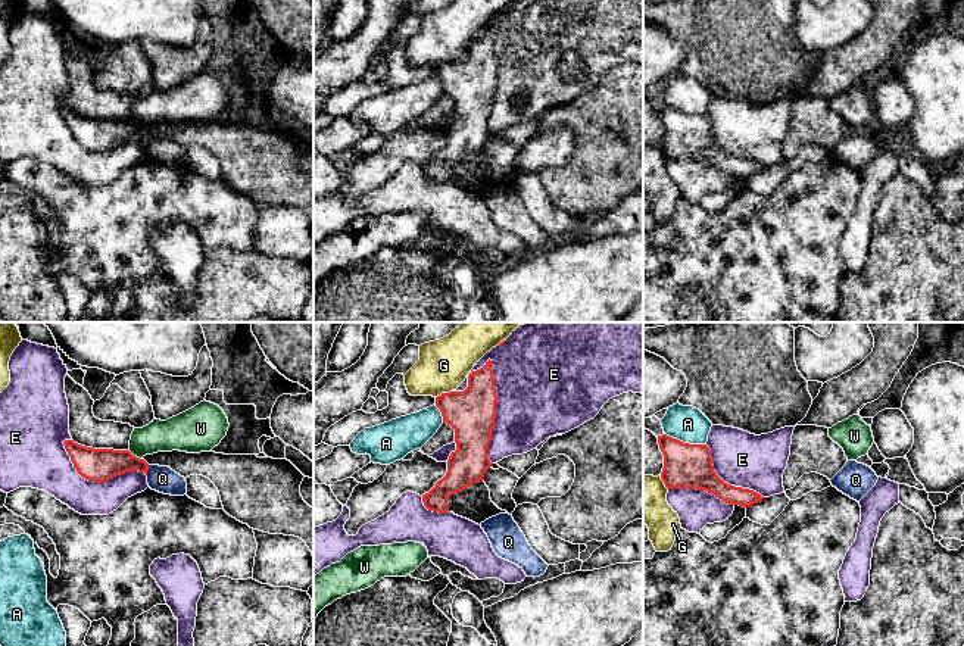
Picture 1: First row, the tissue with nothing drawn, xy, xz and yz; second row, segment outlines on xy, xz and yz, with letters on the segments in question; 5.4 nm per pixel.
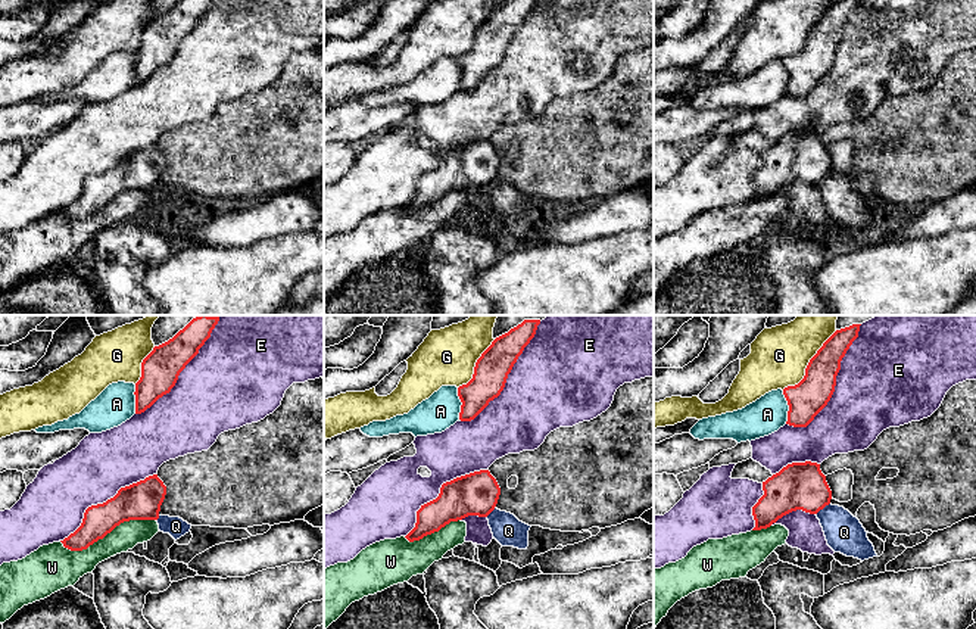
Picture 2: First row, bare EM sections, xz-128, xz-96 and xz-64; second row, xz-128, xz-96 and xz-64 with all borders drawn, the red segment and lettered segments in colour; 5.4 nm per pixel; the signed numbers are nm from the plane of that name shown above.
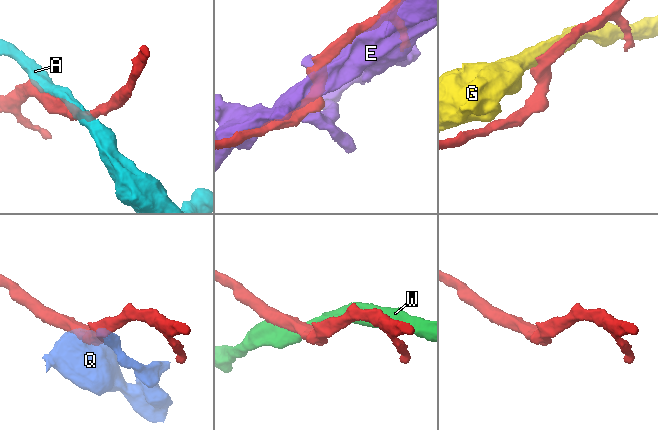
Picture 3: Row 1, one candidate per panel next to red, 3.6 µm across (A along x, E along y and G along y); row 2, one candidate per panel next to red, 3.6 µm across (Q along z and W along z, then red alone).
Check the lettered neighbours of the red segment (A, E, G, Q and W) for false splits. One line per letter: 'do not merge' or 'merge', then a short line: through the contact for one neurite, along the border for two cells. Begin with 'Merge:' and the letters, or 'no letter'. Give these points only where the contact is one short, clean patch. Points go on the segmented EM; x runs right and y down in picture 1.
Merge: no letter
A: do not merge
E: do not merge
G: do not merge
Q: do not merge; line xy (149, 465), (146, 474)
W: do not merge

